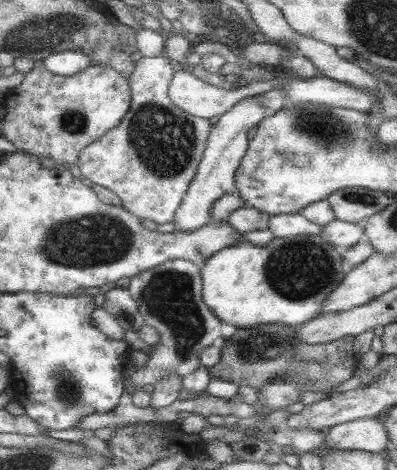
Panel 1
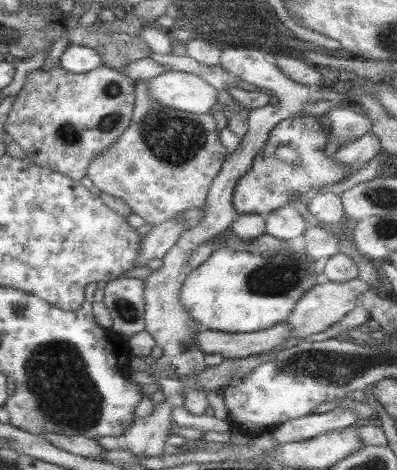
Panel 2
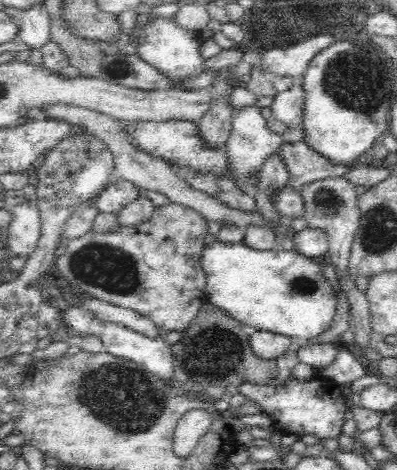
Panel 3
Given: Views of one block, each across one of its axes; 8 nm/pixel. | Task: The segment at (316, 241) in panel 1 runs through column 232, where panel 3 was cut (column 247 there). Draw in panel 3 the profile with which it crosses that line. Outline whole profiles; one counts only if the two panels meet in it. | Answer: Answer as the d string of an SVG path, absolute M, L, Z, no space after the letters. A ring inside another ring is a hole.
M216 240L202 254L206 274L206 302L230 314L232 320L256 328L256 332L282 334L286 338L318 338L336 318L336 282L322 276L322 260L310 260L296 250L254 250L244 242L224 244Z

